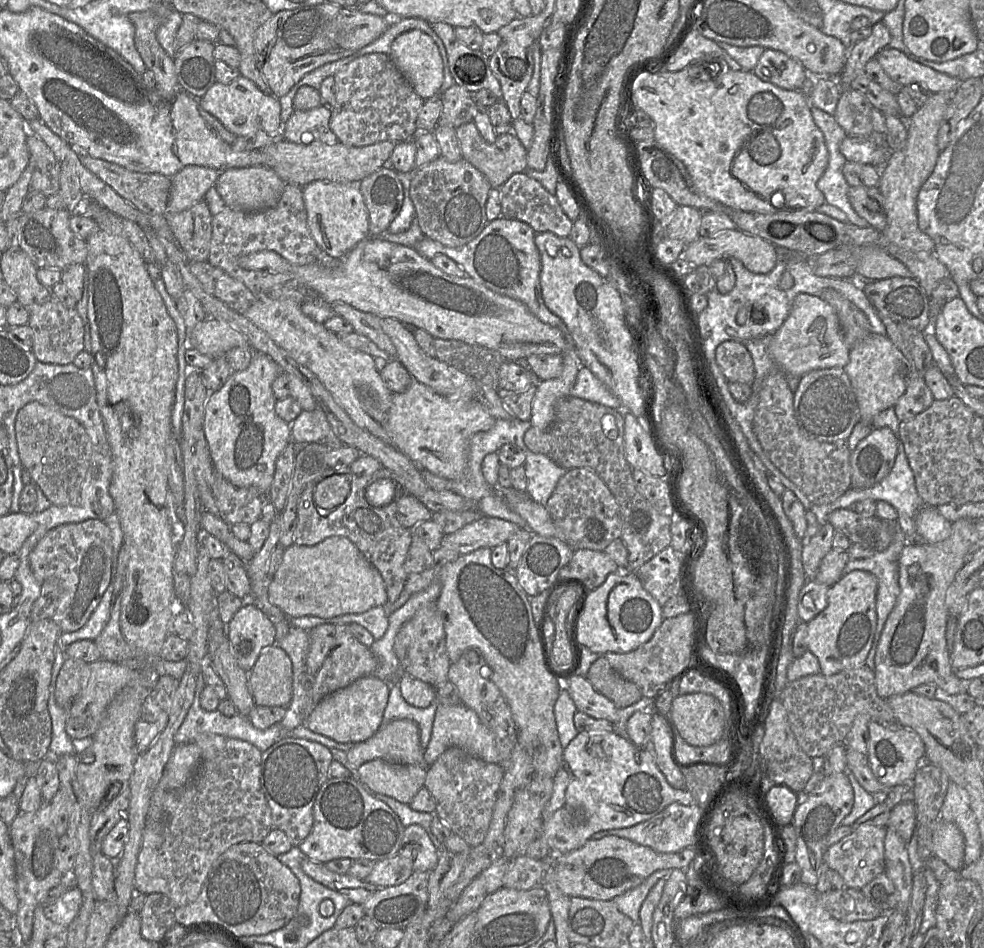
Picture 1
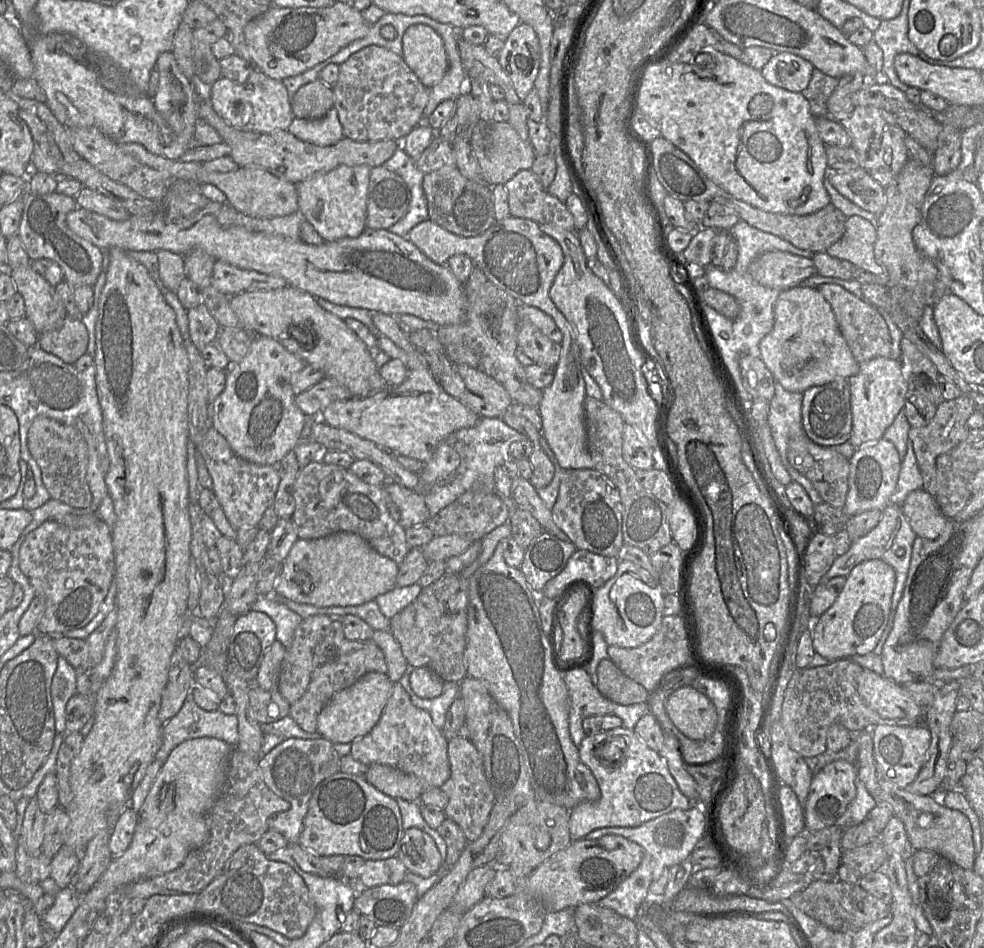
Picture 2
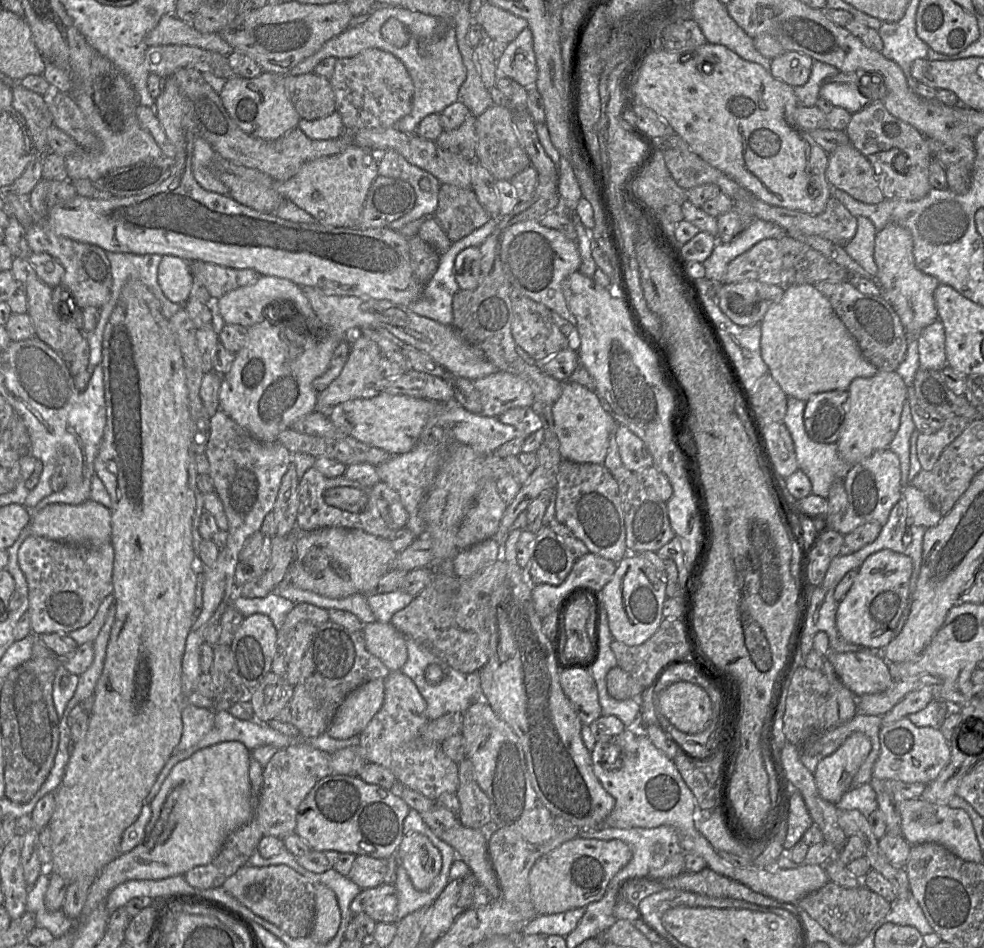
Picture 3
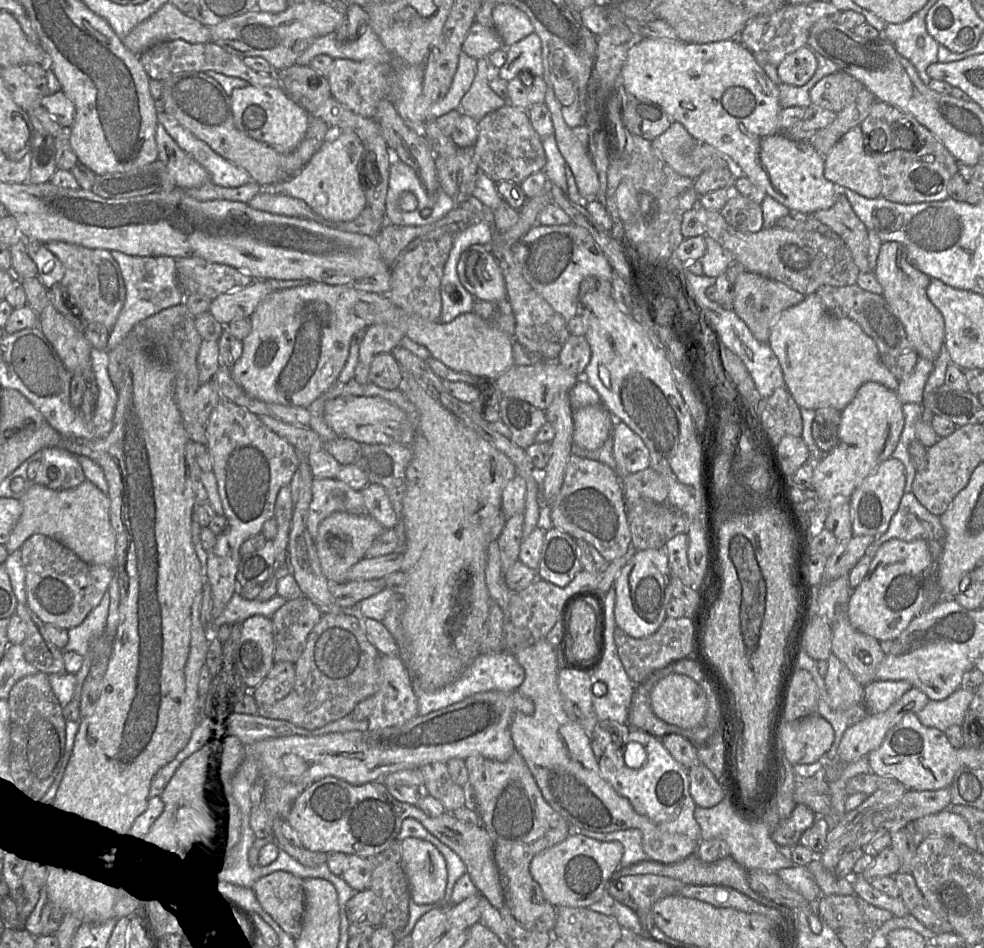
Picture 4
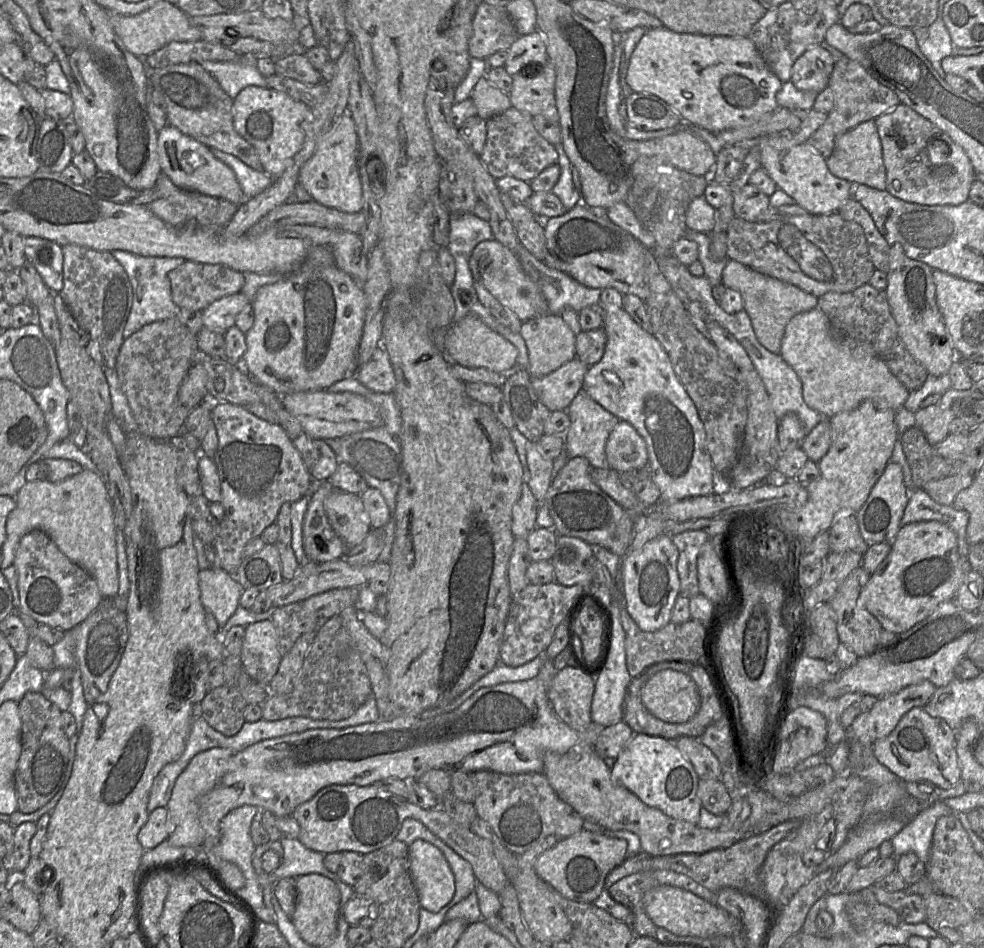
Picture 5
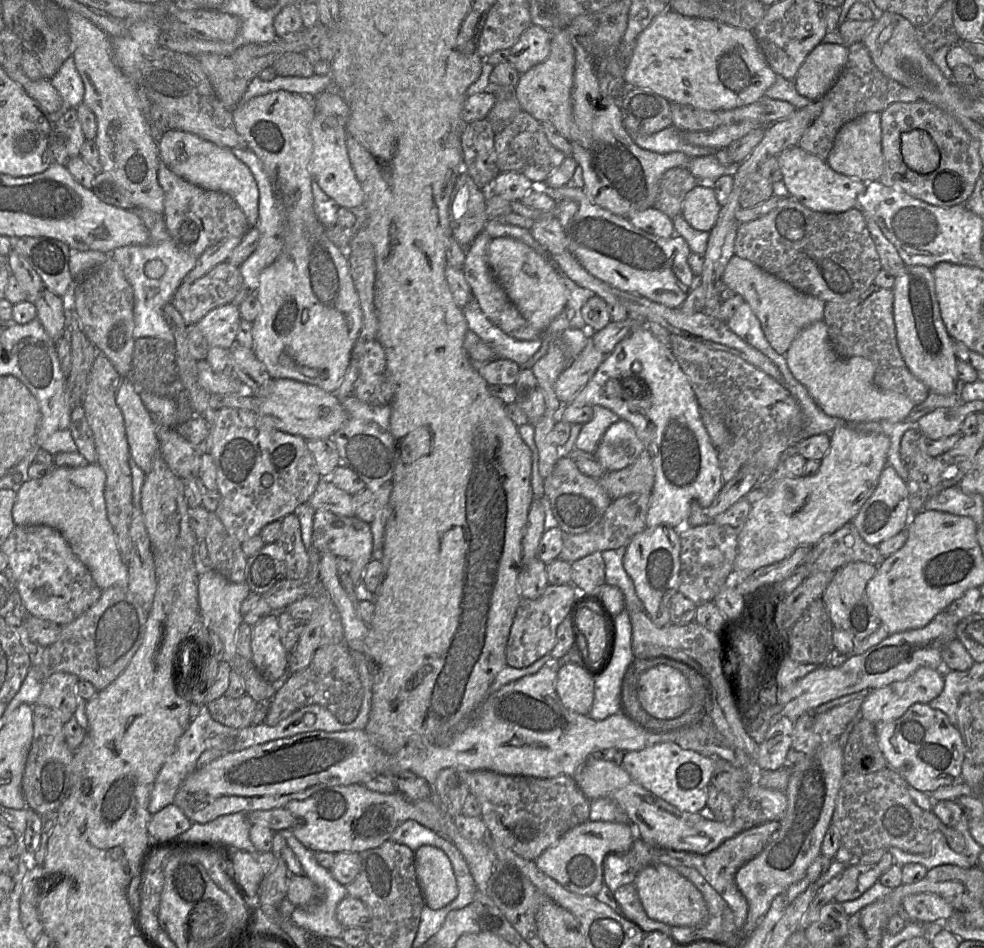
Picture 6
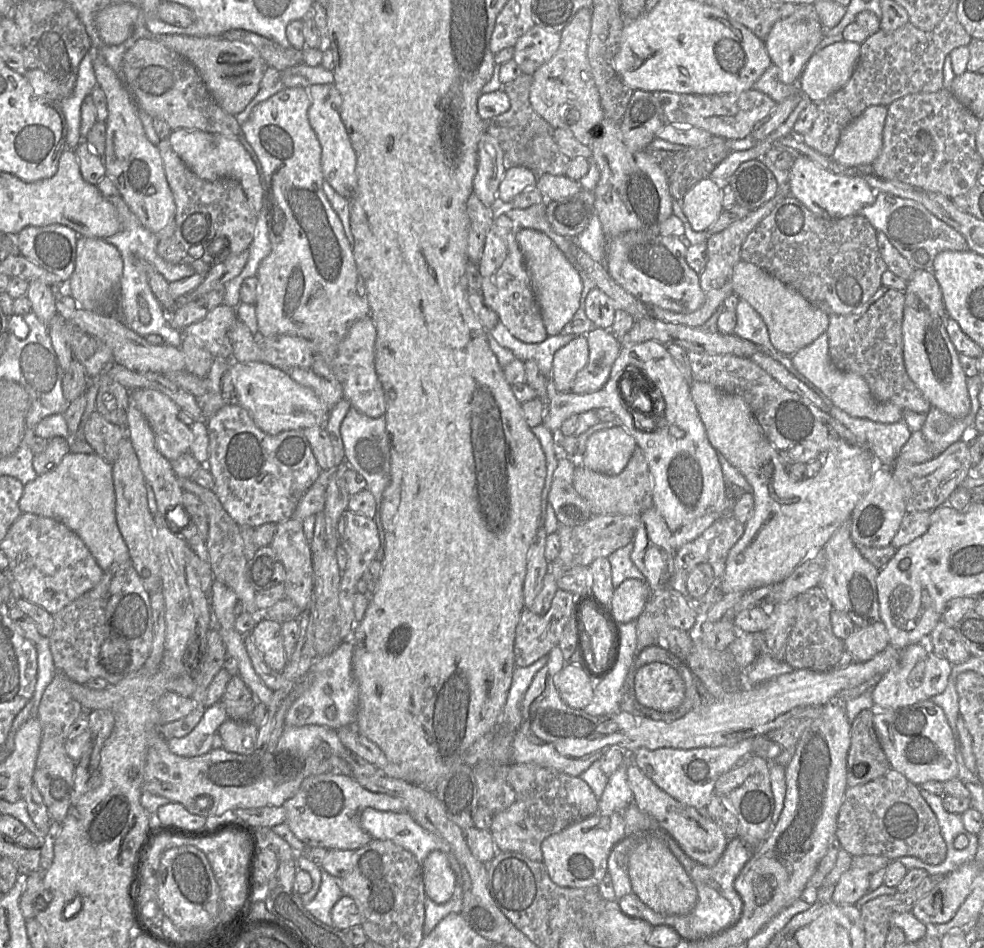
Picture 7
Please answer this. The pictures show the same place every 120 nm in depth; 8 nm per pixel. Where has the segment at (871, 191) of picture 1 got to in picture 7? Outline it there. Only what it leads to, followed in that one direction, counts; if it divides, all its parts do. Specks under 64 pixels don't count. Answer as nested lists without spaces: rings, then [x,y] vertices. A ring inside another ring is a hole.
[[[869,106],[841,132],[831,158],[839,164],[857,167],[872,164],[882,149],[887,106]]]

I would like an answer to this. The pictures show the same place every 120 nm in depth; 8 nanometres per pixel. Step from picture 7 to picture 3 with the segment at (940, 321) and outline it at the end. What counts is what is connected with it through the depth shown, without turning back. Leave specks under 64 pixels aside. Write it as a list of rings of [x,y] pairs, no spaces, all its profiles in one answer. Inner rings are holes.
[[[888,224],[876,233],[874,260],[878,267],[876,281],[881,288],[882,296],[894,308],[906,333],[918,339],[925,327],[939,319],[934,291],[940,282],[916,267],[912,236],[907,229],[897,224]]]

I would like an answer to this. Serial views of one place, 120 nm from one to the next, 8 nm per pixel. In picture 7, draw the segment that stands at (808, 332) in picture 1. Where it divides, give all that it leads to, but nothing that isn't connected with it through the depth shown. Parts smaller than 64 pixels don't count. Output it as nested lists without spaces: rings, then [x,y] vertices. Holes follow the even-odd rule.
[[[821,334],[808,346],[791,355],[793,366],[815,386],[817,386],[832,402],[852,417],[866,418],[874,422],[890,424],[903,418],[904,410],[891,402],[878,401],[871,394],[864,378],[856,373],[839,370],[829,355],[828,335]]]

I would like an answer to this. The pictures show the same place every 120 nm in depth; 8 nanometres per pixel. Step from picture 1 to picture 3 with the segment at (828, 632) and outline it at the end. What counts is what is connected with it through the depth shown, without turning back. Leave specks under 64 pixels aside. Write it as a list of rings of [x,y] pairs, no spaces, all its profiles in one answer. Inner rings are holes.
[[[882,549],[866,558],[836,612],[836,627],[849,643],[869,649],[886,647],[894,638],[894,629],[910,597],[912,559],[890,549]]]

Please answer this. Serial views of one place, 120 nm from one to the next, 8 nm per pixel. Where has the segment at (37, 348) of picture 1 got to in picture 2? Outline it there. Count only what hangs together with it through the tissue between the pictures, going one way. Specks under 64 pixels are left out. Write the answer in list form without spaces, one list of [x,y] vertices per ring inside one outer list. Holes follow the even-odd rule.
[[[67,316],[60,326],[38,334],[37,346],[65,363],[74,365],[87,353],[88,340],[88,332],[83,322]]]

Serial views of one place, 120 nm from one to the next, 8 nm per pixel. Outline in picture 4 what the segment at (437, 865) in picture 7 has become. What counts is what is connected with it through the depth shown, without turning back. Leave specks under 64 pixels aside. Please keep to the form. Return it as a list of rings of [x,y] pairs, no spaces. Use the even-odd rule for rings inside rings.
[[[408,837],[401,841],[403,869],[417,904],[443,899],[447,885],[447,864],[443,854],[429,841]]]

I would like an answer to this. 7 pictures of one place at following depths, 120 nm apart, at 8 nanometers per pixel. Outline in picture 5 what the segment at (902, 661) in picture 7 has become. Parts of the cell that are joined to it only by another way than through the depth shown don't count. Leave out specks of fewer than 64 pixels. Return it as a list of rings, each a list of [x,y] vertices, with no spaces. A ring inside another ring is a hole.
[[[928,680],[909,685],[896,693],[877,697],[871,710],[858,715],[846,729],[846,741],[874,743],[886,737],[901,717],[914,707],[923,707],[937,687]]]

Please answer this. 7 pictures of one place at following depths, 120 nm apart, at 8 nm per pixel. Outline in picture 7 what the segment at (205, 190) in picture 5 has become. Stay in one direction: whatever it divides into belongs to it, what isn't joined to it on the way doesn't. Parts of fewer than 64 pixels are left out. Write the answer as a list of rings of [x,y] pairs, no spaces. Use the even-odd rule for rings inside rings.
[[[188,129],[172,130],[168,139],[173,150],[199,178],[214,181],[221,177],[232,177],[238,180],[246,194],[252,211],[258,217],[263,208],[264,184],[258,175],[250,154],[238,139],[219,133]]]

